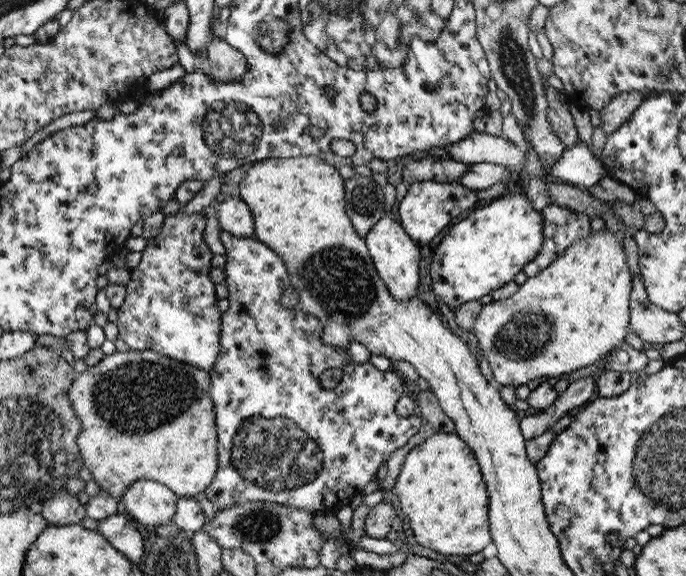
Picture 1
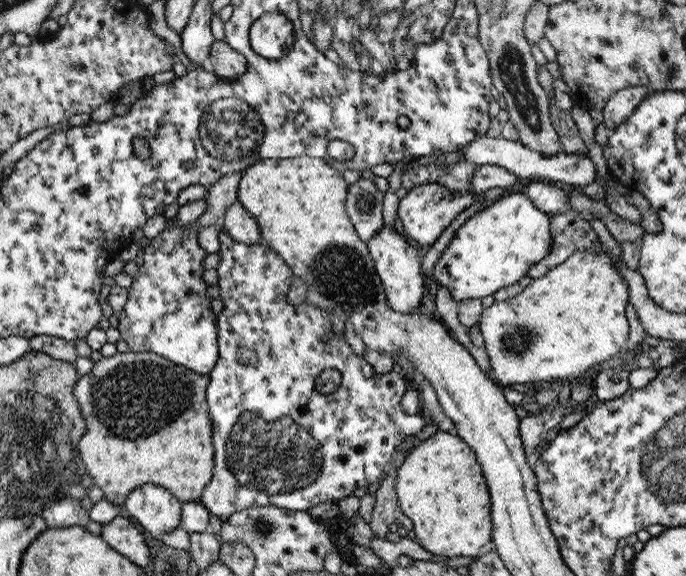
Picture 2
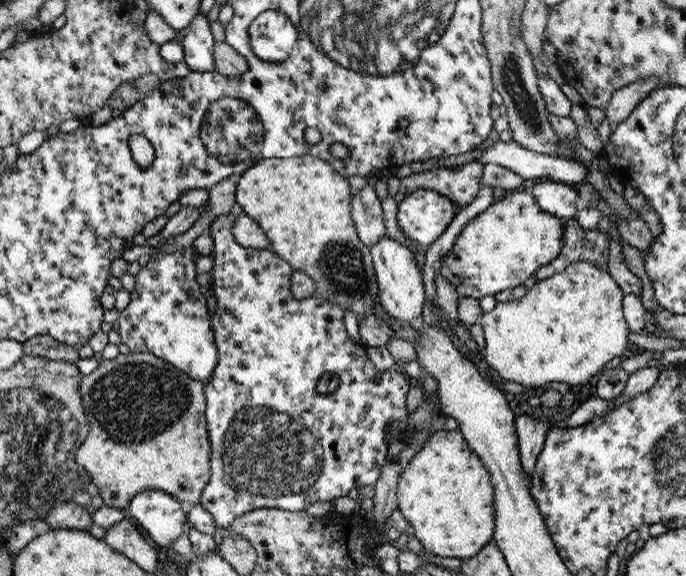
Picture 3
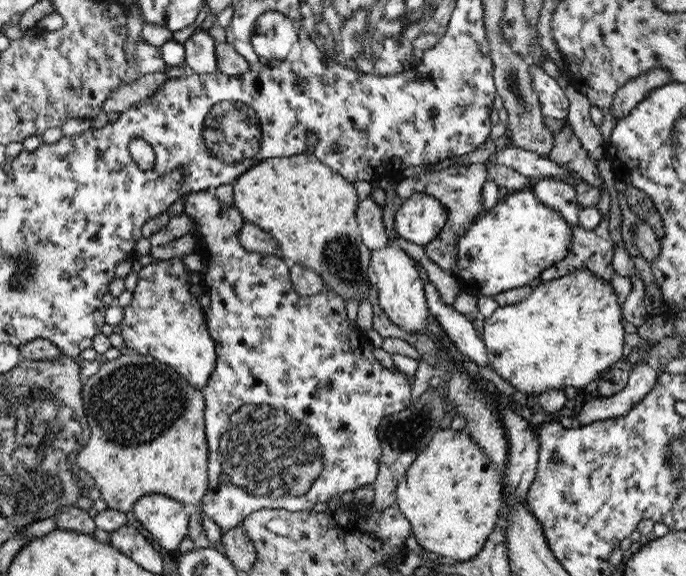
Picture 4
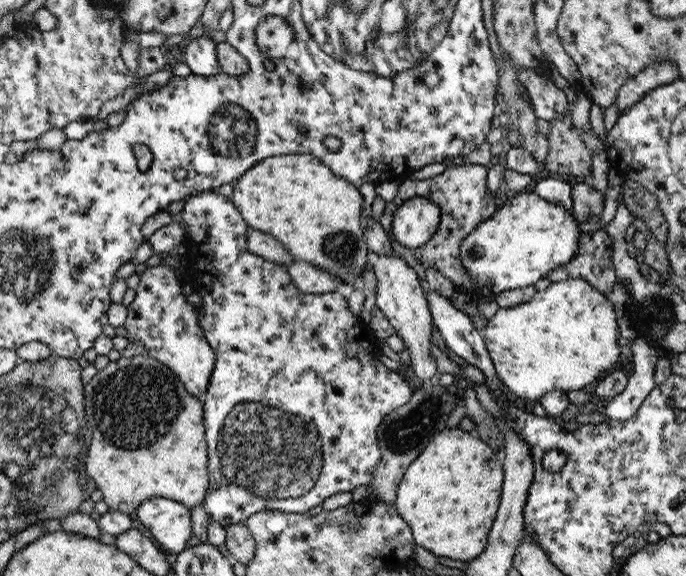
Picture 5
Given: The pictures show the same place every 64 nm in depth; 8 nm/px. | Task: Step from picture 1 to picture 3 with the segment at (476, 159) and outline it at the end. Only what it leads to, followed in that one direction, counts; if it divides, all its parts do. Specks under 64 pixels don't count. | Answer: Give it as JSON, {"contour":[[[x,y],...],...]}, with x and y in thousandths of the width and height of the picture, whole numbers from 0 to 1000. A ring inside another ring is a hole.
{"contour":[[[727,241],[713,257],[703,259],[700,266],[700,285],[724,285],[752,299],[755,306],[764,311],[777,311],[780,314],[799,313],[808,318],[822,318],[828,321],[837,321],[838,318],[851,318],[857,306],[857,290],[848,283],[848,280],[837,280],[837,276],[825,276],[825,273],[816,273],[810,269],[797,269],[780,266],[777,260],[770,260],[762,253],[758,253],[749,241],[742,247],[733,247]]]}

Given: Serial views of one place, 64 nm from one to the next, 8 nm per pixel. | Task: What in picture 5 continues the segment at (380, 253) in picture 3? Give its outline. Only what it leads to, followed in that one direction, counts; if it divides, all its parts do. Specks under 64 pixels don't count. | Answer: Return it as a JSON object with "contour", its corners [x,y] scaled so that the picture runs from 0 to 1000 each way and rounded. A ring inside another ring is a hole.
{"contour":[[[539,438],[535,450],[542,458],[550,483],[551,505],[547,531],[560,542],[569,563],[577,573],[579,583],[589,592],[598,613],[599,635],[612,656],[612,665],[605,672],[621,672],[625,668],[622,661],[627,661],[627,656],[638,646],[638,637],[627,613],[631,556],[622,523],[620,491],[609,484],[609,476],[589,448],[574,443],[574,439],[554,443]]]}

